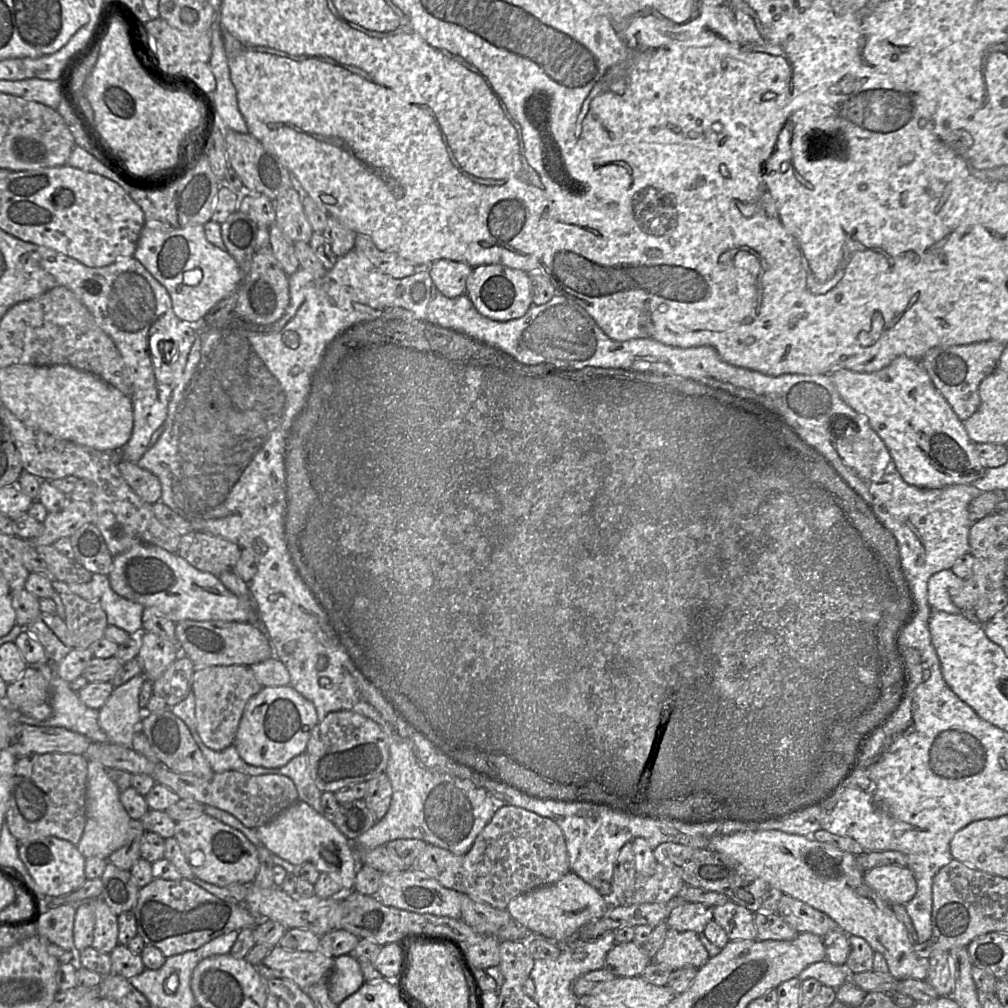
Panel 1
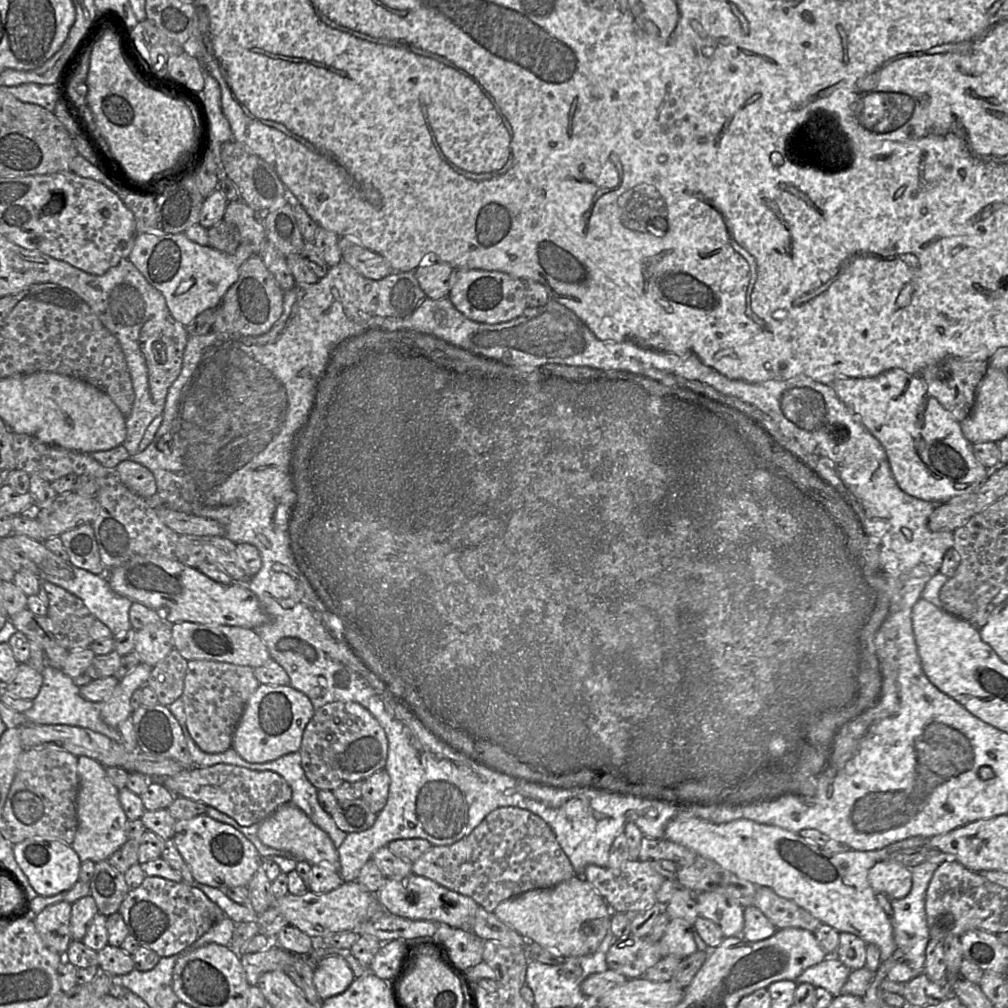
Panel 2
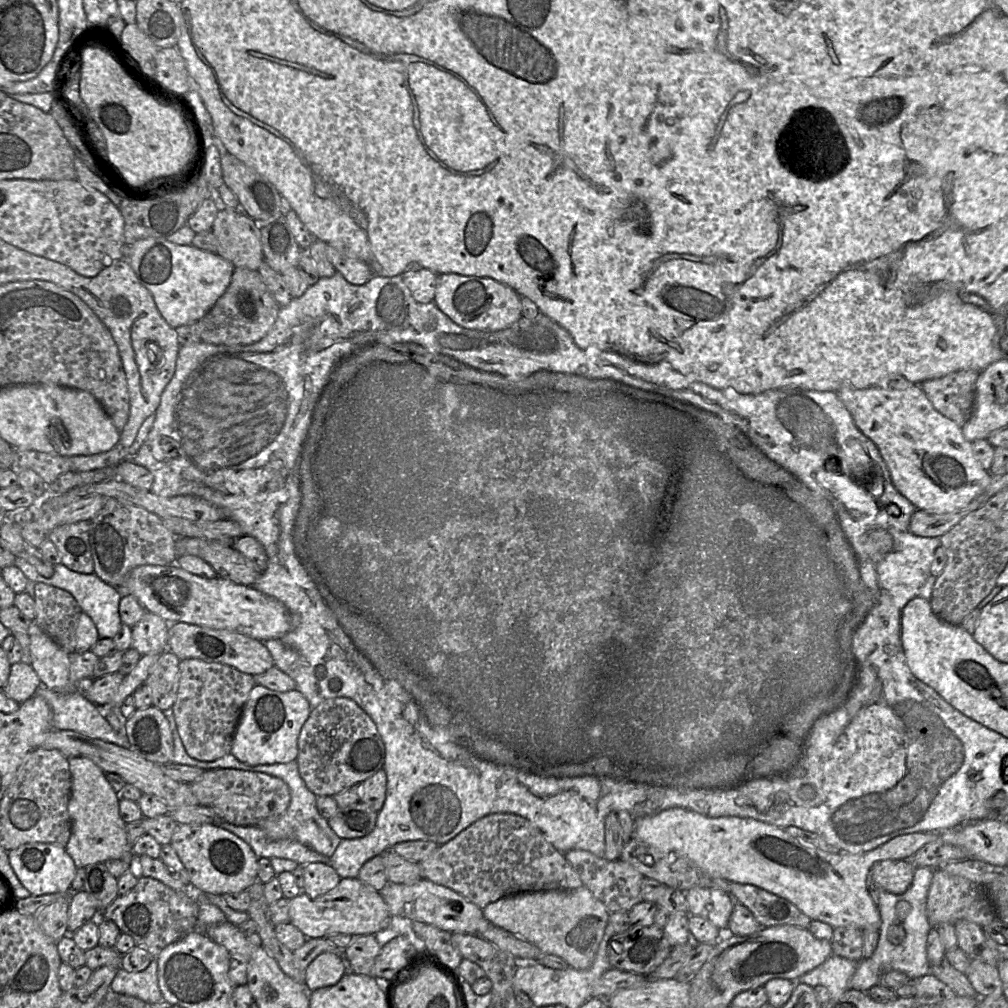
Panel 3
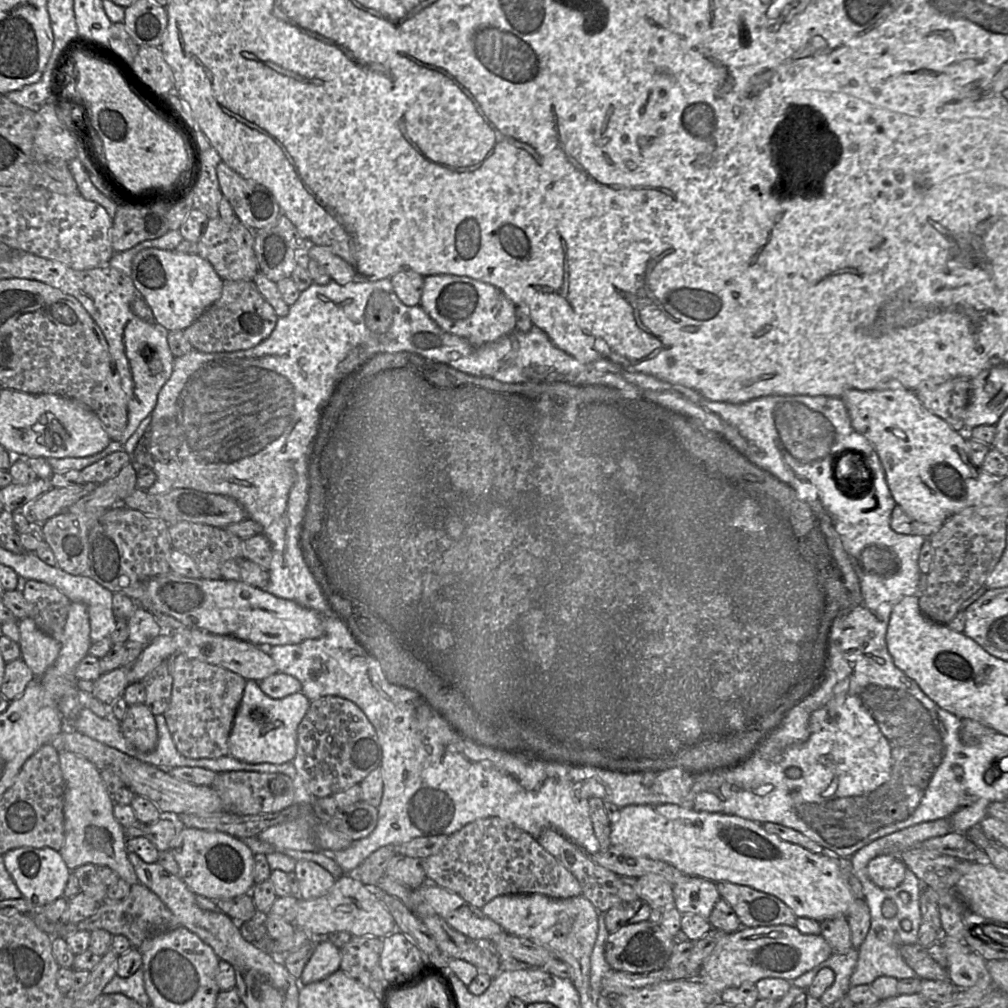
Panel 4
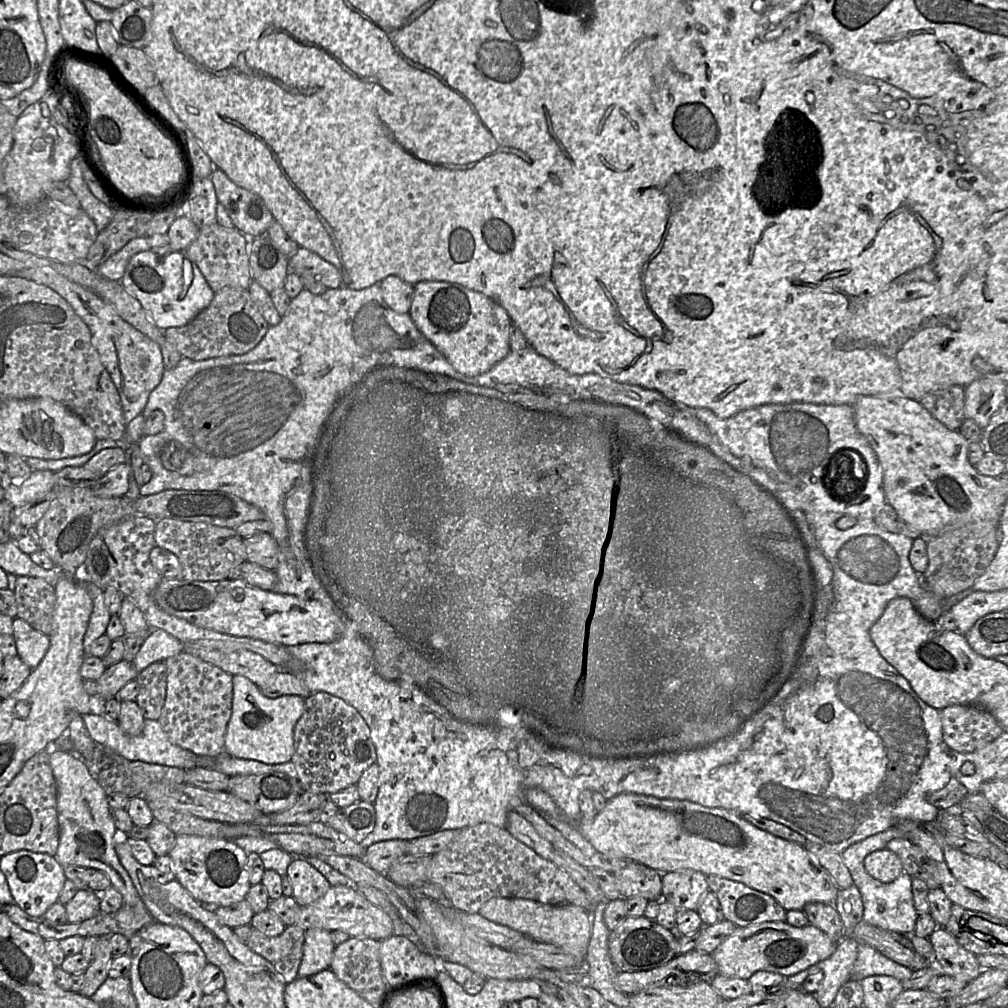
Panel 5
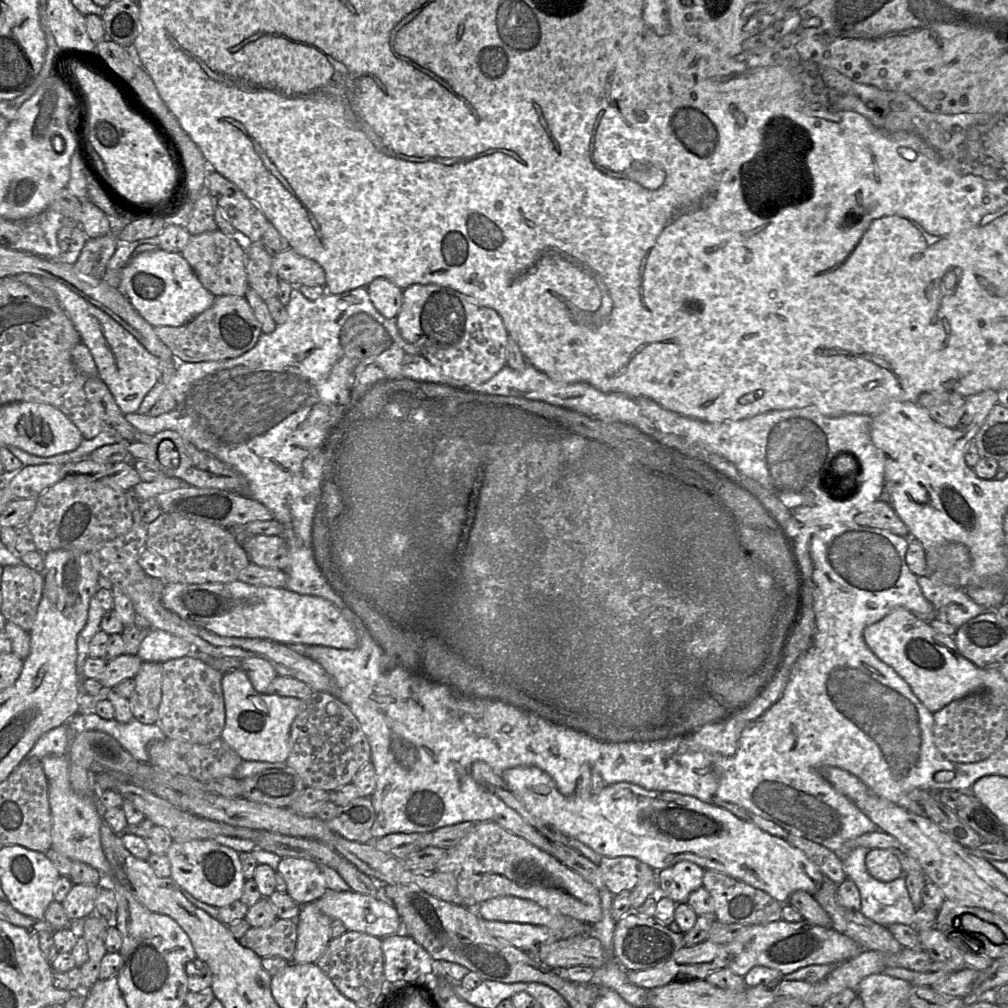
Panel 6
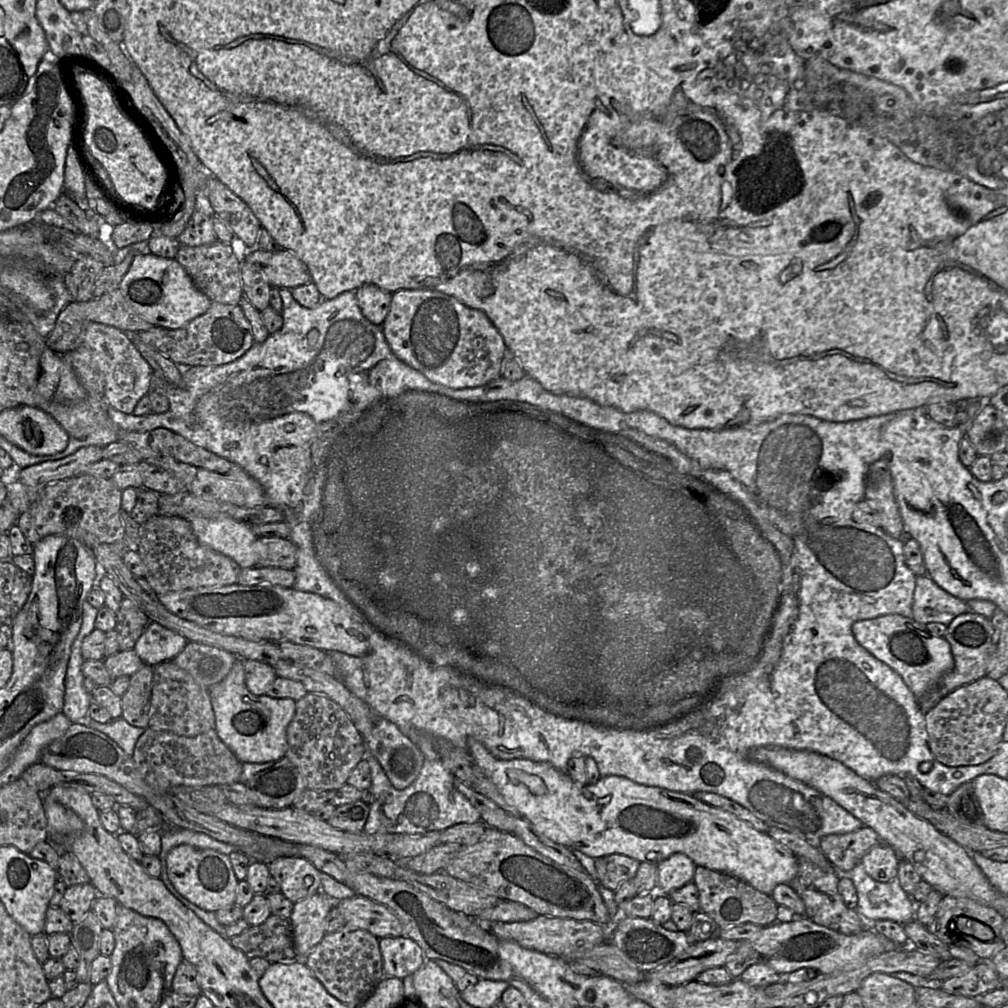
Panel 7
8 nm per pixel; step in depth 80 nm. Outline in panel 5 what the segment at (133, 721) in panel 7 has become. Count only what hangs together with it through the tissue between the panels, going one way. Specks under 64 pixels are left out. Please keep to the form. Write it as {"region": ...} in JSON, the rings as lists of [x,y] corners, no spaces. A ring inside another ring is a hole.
{"region":[[[164,661],[155,662],[137,674],[135,680],[139,693],[135,702],[149,720],[158,720],[166,698],[167,666]]]}

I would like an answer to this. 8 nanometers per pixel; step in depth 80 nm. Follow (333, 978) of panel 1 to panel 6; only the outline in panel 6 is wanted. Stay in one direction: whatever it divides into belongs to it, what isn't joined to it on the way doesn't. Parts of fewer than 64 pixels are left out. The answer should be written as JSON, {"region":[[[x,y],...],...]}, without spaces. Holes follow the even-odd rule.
{"region":[[[316,902],[301,906],[296,919],[298,936],[293,962],[316,963],[332,939],[330,921],[331,919],[320,911]]]}

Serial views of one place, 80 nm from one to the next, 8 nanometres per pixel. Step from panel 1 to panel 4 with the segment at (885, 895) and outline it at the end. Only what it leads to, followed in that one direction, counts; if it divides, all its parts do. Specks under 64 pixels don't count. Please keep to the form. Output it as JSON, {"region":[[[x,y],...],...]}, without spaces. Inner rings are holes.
{"region":[[[895,854],[878,855],[867,865],[869,878],[884,889],[899,886],[905,878],[906,870],[905,864]]]}

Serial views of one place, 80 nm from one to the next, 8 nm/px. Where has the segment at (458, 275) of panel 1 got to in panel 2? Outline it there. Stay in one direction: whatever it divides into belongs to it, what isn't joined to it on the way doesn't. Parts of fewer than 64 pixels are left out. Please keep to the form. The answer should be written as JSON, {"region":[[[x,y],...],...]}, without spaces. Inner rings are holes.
{"region":[[[431,262],[419,266],[415,277],[424,293],[431,299],[447,298],[455,269],[445,262]]]}

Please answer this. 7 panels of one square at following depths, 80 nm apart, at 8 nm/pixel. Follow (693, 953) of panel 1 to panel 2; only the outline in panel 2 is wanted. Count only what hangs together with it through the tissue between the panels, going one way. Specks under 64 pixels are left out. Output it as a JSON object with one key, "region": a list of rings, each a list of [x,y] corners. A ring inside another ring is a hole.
{"region":[[[683,919],[669,920],[659,944],[662,957],[676,955],[684,959],[698,950],[693,926]]]}

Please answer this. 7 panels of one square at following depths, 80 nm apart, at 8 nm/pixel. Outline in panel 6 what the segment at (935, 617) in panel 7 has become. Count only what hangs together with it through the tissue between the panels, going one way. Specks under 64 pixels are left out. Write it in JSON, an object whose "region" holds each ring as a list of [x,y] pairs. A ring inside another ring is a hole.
{"region":[[[917,576],[917,583],[923,596],[933,606],[936,620],[948,623],[956,629],[970,619],[991,611],[976,604],[965,592],[967,588],[947,586],[927,576]]]}

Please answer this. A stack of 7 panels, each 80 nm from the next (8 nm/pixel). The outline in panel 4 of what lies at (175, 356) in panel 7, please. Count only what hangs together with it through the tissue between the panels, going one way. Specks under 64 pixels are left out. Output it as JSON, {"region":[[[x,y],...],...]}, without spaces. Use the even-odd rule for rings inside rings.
{"region":[[[224,281],[220,298],[183,330],[193,349],[203,353],[236,352],[258,345],[276,326],[278,316],[254,281]]]}

